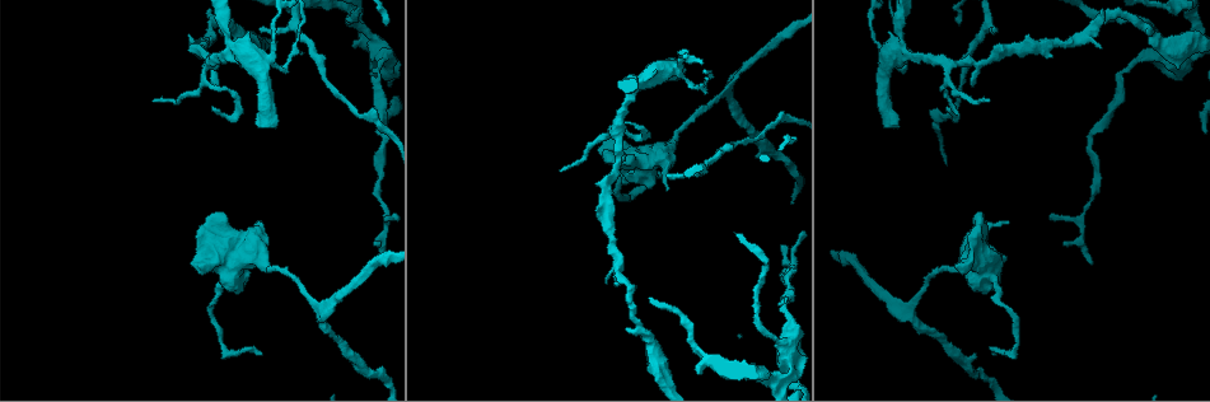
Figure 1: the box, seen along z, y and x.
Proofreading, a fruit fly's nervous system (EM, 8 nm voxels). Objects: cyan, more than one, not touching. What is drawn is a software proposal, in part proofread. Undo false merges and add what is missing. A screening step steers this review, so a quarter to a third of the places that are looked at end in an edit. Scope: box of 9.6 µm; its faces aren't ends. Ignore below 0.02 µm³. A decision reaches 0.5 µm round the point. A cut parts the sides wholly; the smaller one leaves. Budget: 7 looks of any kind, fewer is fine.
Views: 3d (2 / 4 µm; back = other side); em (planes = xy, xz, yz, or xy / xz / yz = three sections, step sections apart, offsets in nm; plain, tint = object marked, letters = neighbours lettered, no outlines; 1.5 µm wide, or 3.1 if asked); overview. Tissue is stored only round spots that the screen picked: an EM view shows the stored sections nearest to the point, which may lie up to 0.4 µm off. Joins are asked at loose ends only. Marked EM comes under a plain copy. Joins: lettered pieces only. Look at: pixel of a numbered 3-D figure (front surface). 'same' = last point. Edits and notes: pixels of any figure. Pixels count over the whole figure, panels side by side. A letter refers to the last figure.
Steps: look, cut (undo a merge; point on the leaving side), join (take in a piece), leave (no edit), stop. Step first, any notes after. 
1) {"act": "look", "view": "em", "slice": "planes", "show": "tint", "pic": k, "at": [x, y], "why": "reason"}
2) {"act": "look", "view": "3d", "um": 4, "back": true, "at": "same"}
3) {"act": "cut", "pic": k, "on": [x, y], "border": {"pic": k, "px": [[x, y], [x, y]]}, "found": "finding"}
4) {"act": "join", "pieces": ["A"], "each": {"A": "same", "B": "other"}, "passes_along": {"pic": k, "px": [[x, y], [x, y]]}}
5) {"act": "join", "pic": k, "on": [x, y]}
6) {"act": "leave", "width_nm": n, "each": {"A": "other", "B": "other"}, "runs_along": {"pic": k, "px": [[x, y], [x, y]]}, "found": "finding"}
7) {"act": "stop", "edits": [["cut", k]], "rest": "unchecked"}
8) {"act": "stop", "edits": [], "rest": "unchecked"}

{"act": "look", "view": "em", "slice": "planes", "show": "letters", "pic": 1, "at": [1120, 74], "why": "narrows sharply"}

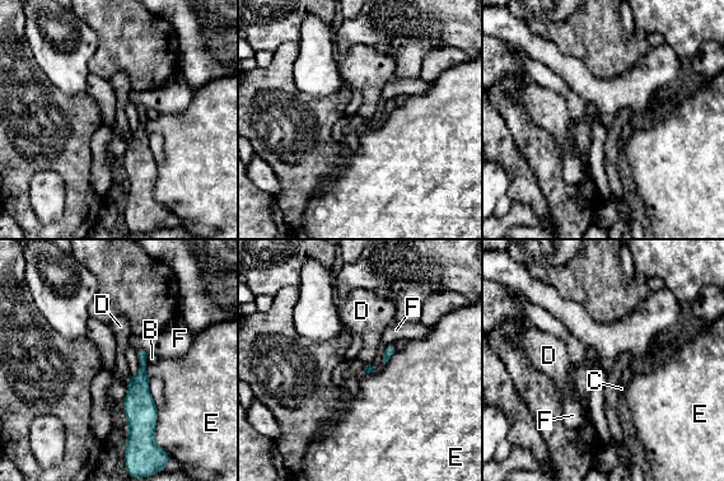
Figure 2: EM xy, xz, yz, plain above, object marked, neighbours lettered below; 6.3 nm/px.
{"act": "leave", "longest_contact_nm": ["E", 240], "each": {"B": "other", "C": "other", "D": "other", "E": "other", "F": "other"}, "border": {"pic": 2, "px": [[157, 410], [154, 442], [160, 448]]}, "found": "all the same neuron"}

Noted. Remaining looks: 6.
{"act": "look", "view": "3d", "um": 2, "back": true, "pic": 1, "at": [1092, 264], "why": "an open end"}

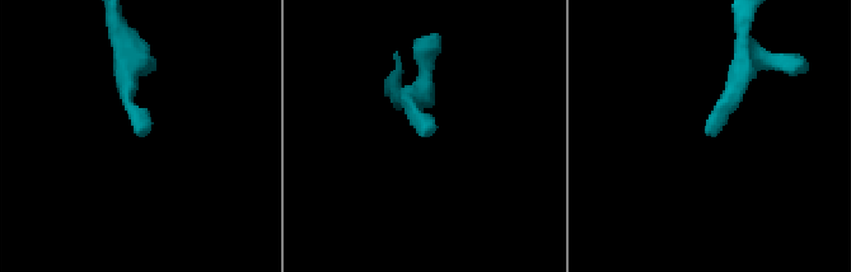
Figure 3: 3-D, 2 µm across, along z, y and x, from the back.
{"act": "look", "view": "em", "slice": "planes", "show": "letters", "pic": 3, "at": [426, 132], "why": "shape alone is not enough"}

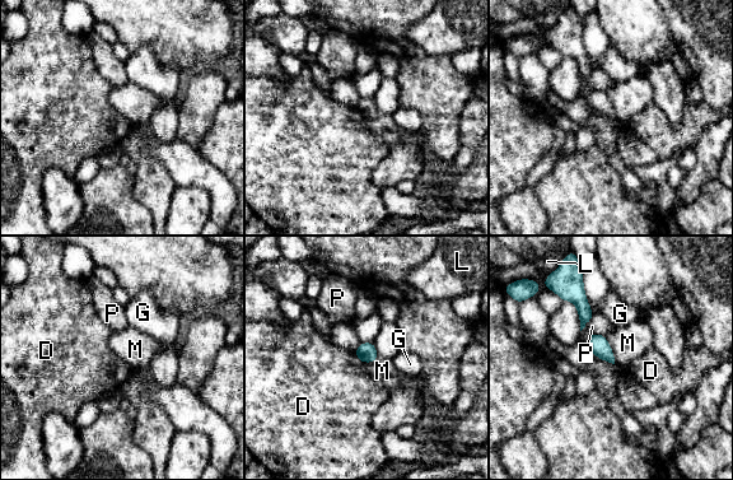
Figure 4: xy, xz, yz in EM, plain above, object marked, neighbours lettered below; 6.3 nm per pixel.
{"act": "leave", "each": {"D": "other", "G": "other", "L": "other", "M": "other", "P": "other"}, "border": {"pic": 4, "px": [[605, 336], [615, 363]]}, "found": "none of them fits"}

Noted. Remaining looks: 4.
{"act": "look", "view": "em", "slice": "planes", "show": "tint", "pic": 1, "at": [276, 269]}

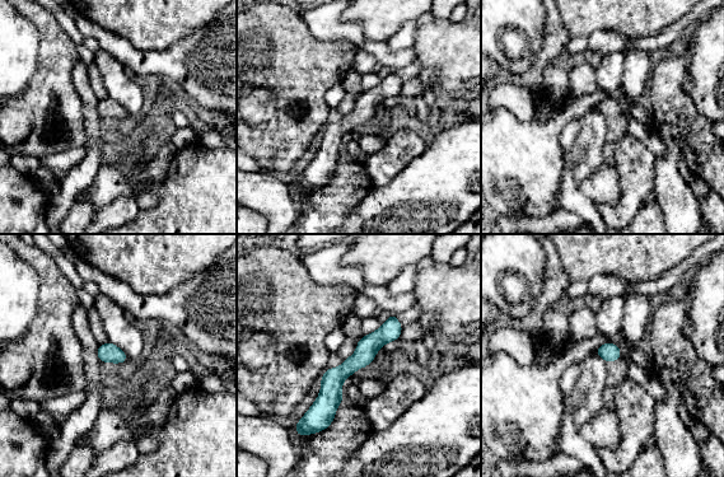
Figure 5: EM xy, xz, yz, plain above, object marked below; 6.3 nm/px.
{"act": "look", "view": "em", "slice": "planes", "show": "letters", "at": "same", "why": "what lies round it"}

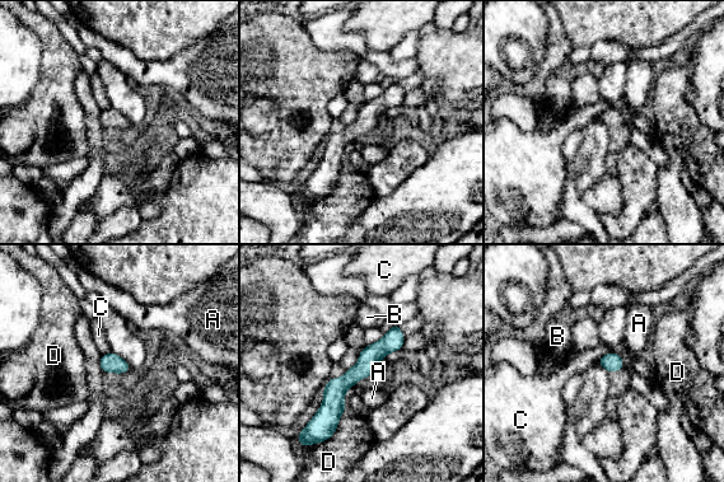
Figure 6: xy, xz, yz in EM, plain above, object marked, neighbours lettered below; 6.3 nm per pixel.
{"act": "leave", "each": {"A": "other", "B": "other", "C": "other", "D": "other"}, "found": "all the same neuron"}

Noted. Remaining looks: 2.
{"act": "stop", "edits": [], "rest": "unchecked"}

